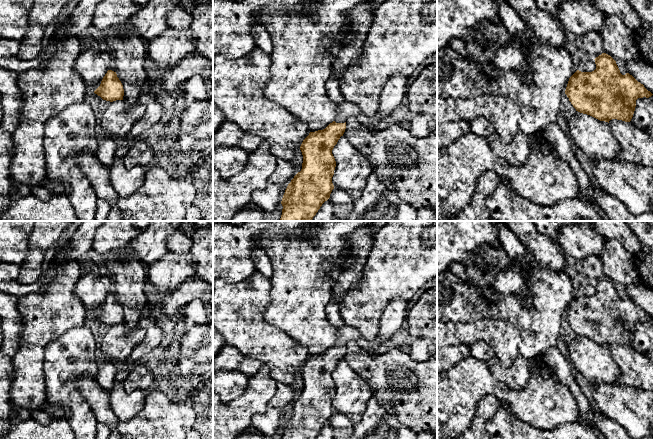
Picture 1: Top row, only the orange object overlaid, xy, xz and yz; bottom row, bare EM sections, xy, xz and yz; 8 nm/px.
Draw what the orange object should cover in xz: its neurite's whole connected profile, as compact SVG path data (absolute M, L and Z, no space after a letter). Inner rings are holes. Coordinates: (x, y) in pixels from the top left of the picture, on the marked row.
M348 101L337 104L335 120L323 130L310 132L300 146L303 155L302 169L294 176L285 190L281 201L283 209L280 221L312 221L322 204L330 198L334 189L332 177L336 167L332 150L345 132L348 117L355 117L369 128L376 128L383 119L378 113L372 117L366 116L358 105Z

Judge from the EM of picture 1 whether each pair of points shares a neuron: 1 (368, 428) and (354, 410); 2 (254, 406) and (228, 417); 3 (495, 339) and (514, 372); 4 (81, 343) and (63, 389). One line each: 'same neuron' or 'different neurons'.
1: different neurons
2: same neuron
3: different neurons
4: same neuron

